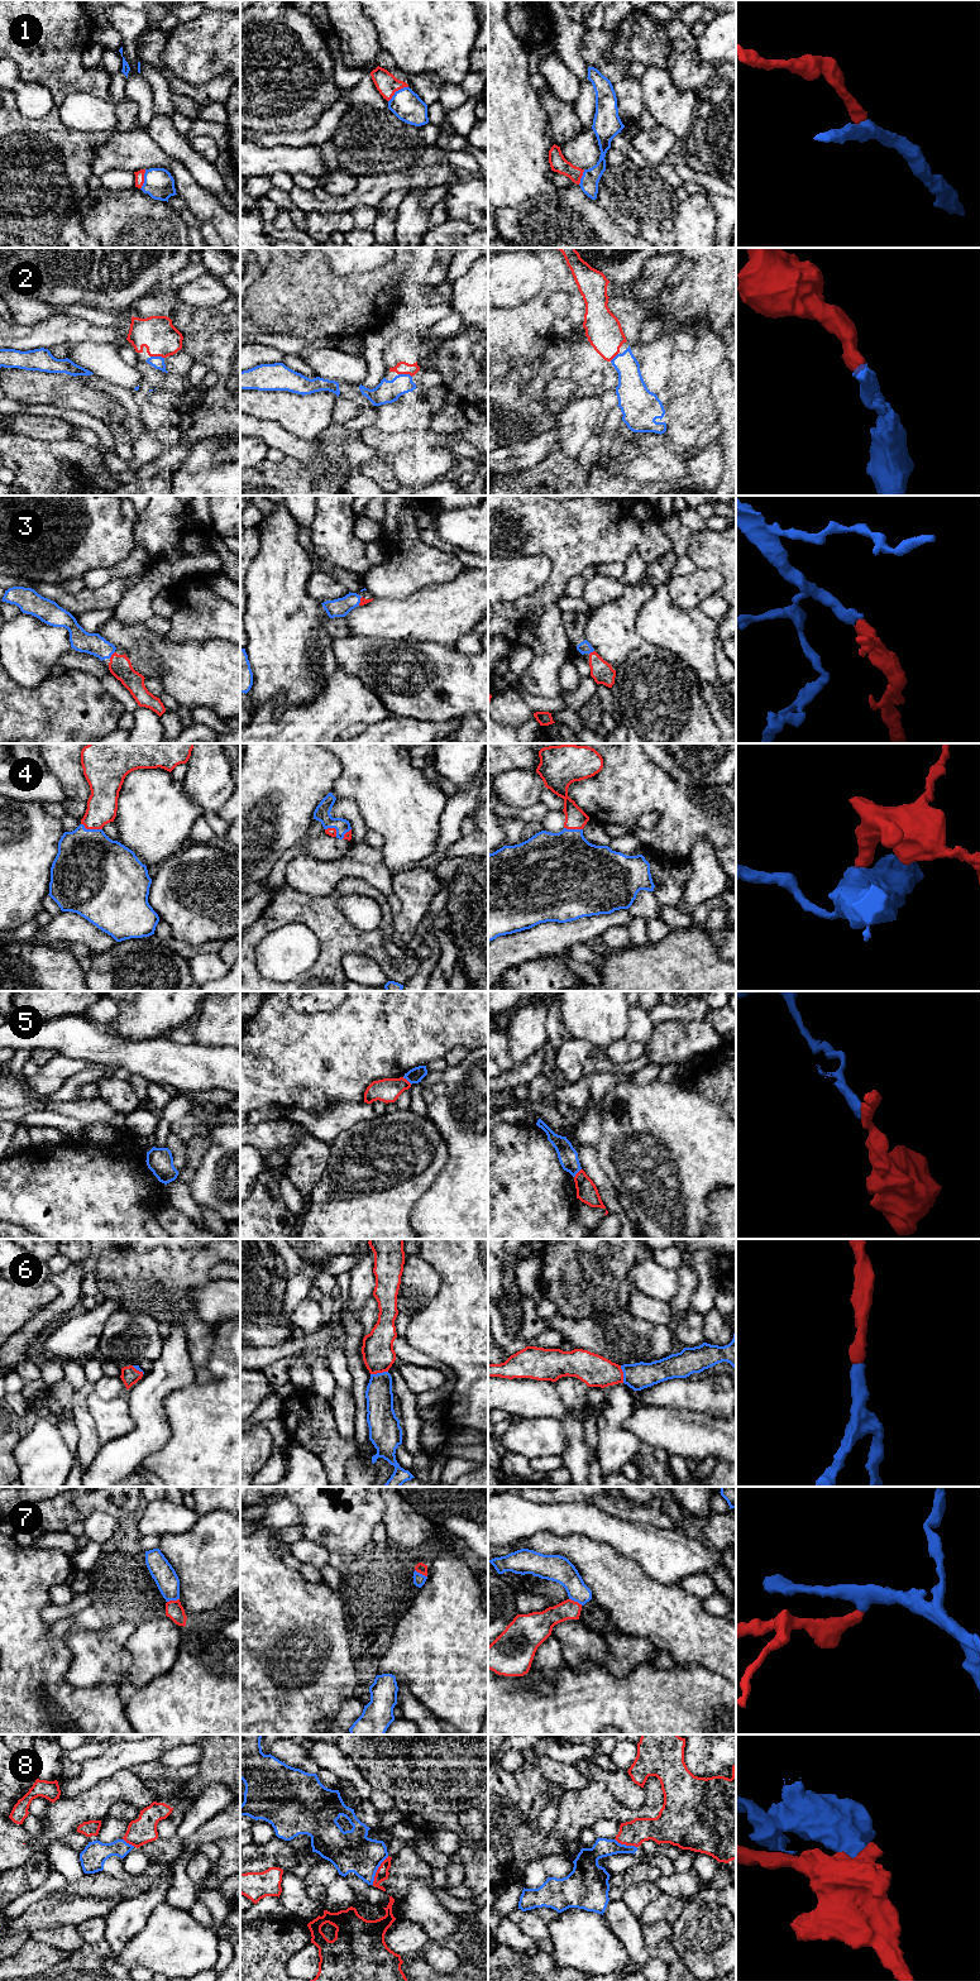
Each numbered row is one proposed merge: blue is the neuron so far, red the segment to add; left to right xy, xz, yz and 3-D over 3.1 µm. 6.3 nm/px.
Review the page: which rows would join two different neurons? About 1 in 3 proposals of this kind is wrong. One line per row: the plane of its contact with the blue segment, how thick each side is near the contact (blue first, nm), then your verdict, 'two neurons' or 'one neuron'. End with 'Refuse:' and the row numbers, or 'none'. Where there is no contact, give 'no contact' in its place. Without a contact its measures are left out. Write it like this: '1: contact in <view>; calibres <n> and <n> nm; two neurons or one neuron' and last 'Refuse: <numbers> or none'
1: contact in xz; calibres 190 and 140 nm; one neuron
2: contact in xy; calibres 80 and 220 nm; one neuron
3: contact in xy; calibres 140 and 140 nm; one neuron
4: contact in xy; calibres 460 and 190 nm; one neuron
5: contact in xz; calibres 100 and 160 nm; two neurons
6: contact in xz; calibres 180 and 200 nm; one neuron
7: contact in yz; calibres 170 and 140 nm; one neuron
8: contact in xz; calibres 280 and 80 nm; two neurons
Refuse: 5, 8

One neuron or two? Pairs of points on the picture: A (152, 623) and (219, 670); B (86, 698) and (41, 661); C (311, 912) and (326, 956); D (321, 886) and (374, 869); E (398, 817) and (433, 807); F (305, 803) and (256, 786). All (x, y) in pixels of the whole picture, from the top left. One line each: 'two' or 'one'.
A: two
B: two
C: one
D: one
E: one
F: one

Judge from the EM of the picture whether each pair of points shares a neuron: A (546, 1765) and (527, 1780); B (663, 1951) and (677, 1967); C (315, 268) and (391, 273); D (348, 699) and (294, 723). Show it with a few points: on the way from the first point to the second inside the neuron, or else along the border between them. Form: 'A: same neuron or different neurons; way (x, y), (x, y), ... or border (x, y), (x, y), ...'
A: different neurons; border (534, 1764), (551, 1783)
B: different neurons; border (678, 1957), (668, 1966)
C: same neuron; way (334, 286), (372, 286)
D: same neuron; way (334, 708), (318, 723), (307, 723)

